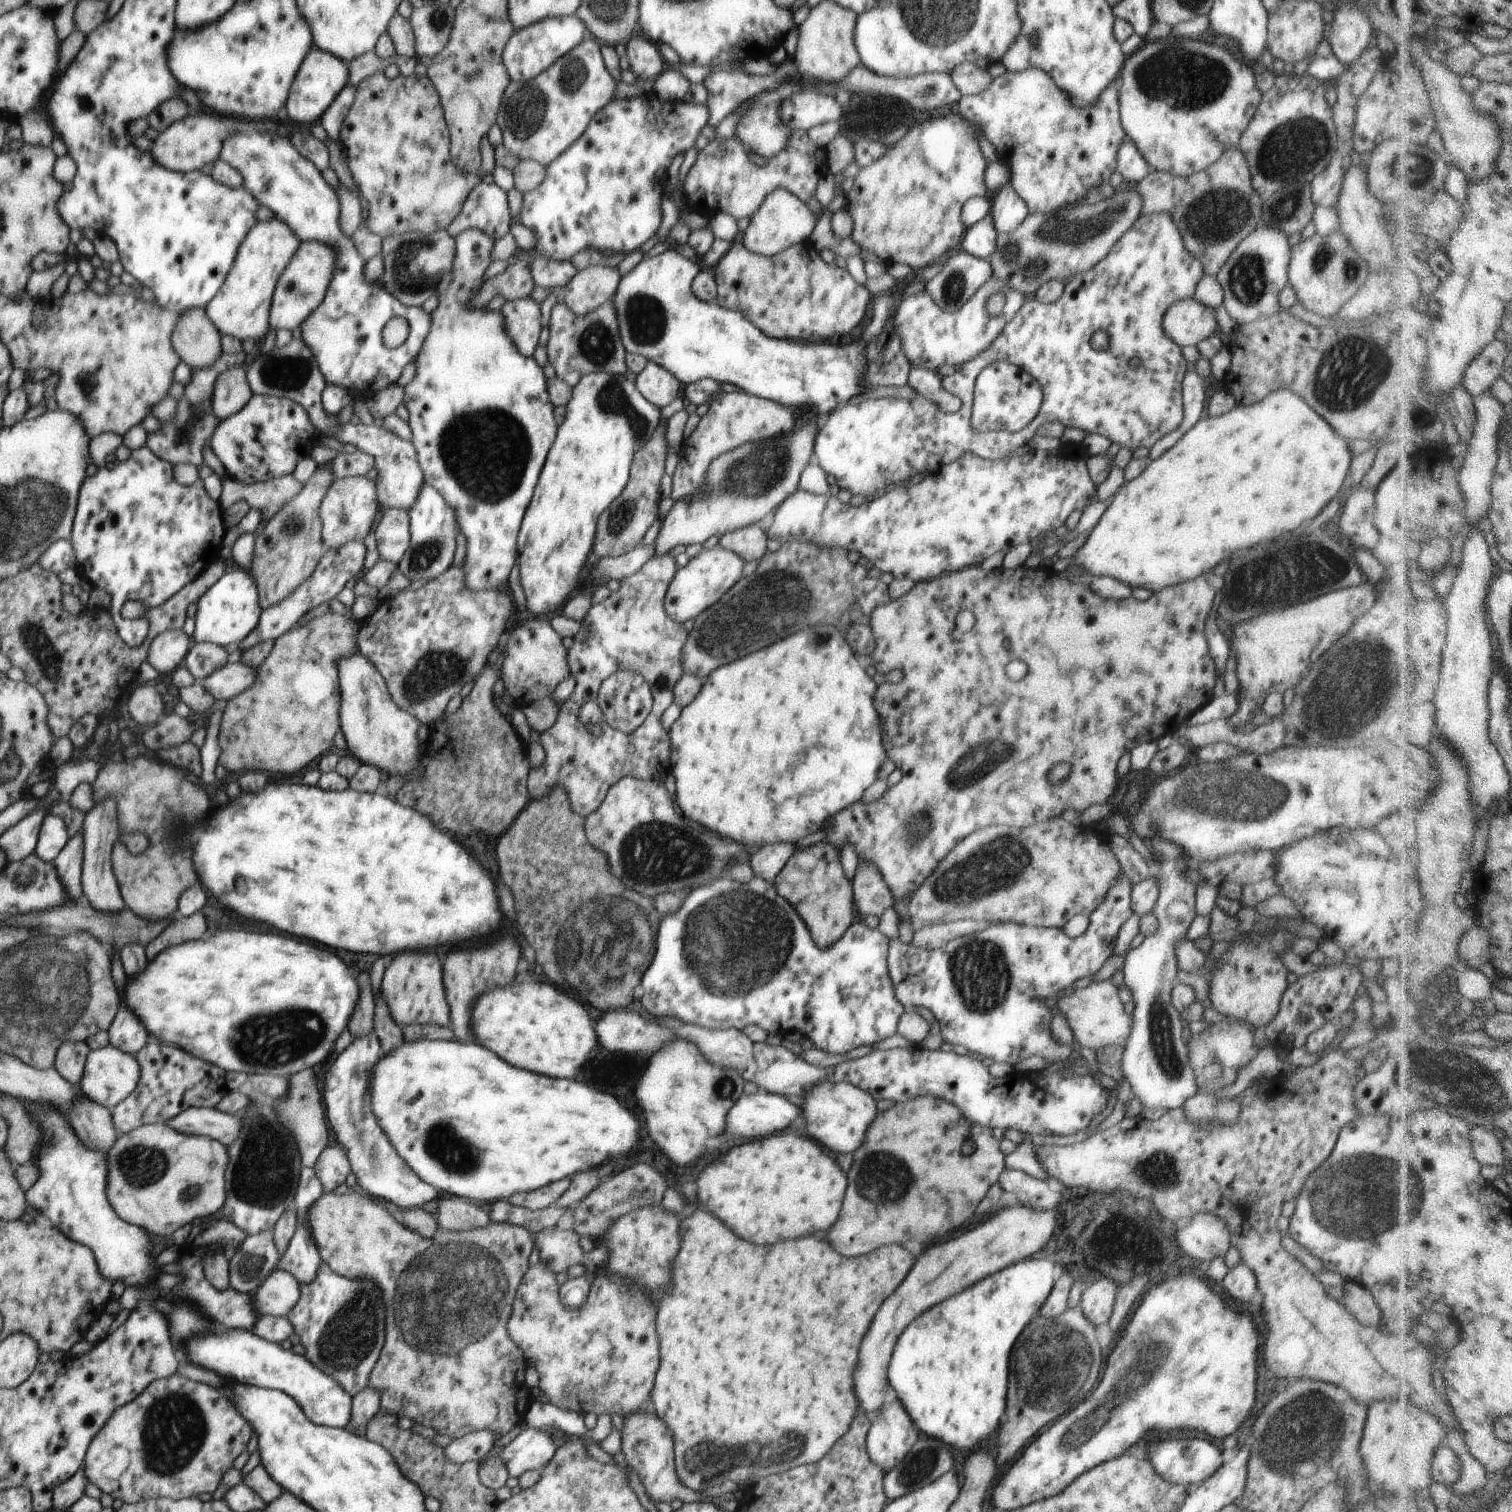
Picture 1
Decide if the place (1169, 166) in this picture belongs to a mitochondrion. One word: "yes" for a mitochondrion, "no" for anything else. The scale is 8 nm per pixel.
no

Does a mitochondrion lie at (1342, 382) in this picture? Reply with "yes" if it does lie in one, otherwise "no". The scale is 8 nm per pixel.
yes

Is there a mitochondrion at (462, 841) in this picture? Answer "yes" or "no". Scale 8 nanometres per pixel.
no

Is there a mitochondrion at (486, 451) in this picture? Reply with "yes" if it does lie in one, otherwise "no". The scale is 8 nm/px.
yes

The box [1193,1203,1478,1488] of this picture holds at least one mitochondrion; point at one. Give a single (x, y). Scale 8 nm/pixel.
(1288, 1448)

